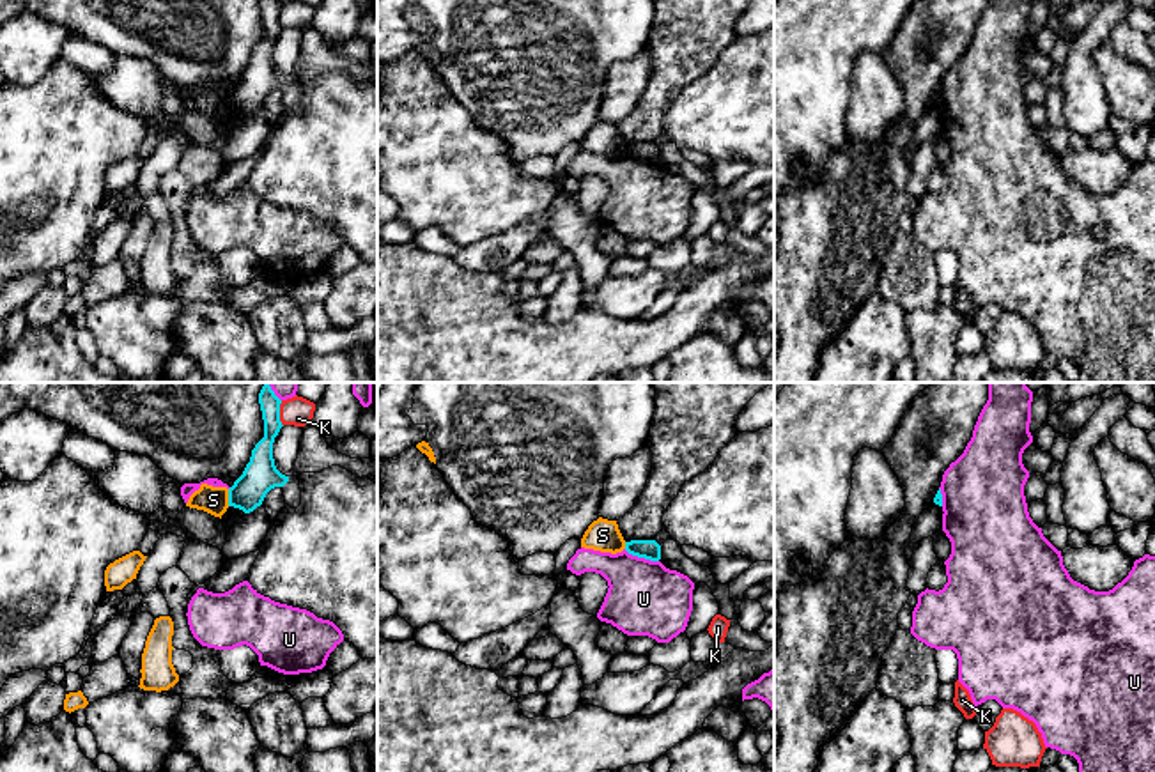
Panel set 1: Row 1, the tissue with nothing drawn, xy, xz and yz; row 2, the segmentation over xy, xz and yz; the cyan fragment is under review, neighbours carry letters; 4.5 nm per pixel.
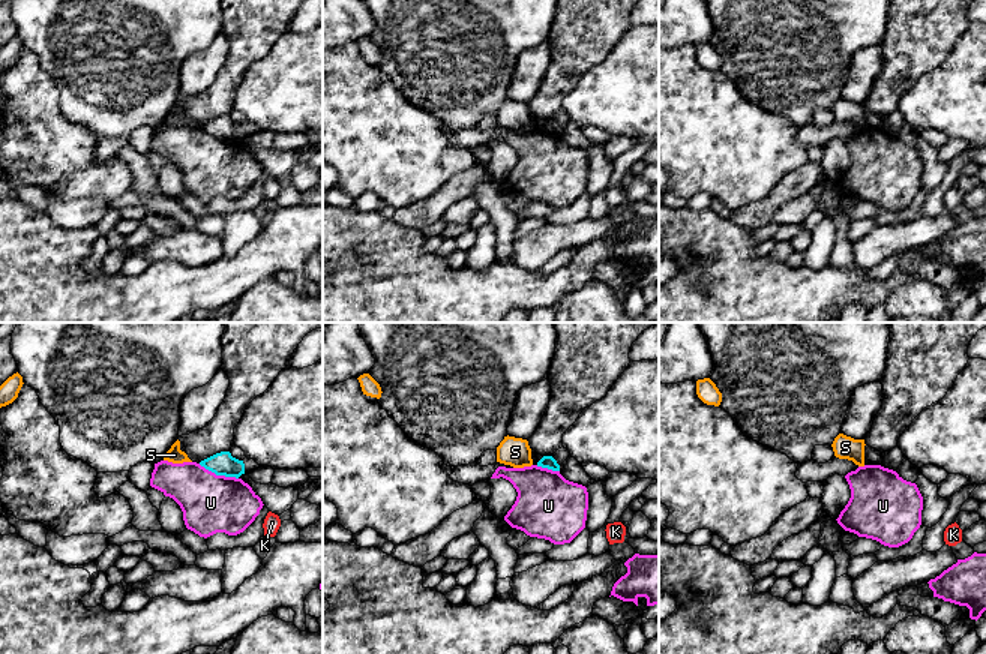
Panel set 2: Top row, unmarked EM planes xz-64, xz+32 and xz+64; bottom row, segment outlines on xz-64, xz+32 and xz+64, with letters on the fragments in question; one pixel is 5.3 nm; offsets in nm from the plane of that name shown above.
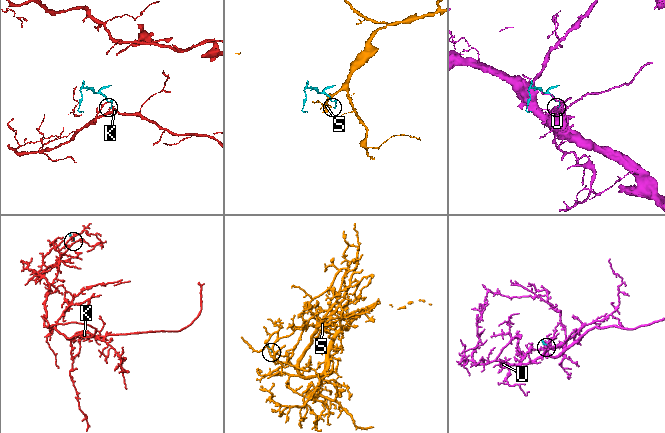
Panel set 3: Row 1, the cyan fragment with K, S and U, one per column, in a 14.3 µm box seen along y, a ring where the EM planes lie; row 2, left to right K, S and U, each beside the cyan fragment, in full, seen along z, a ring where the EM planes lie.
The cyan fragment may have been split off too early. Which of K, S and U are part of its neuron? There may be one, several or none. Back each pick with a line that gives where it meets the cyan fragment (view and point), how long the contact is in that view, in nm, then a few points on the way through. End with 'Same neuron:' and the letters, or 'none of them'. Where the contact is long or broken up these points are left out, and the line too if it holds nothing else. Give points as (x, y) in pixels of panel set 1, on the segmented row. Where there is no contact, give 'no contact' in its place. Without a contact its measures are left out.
Same neuron: none of them

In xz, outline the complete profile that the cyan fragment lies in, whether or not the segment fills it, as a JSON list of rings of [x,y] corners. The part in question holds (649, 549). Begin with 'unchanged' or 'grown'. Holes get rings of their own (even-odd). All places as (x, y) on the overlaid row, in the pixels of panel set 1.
unchanged; [[[655,540],[625,542],[625,551],[632,556],[645,558],[645,560],[650,560],[650,561],[661,560],[661,545]]]

